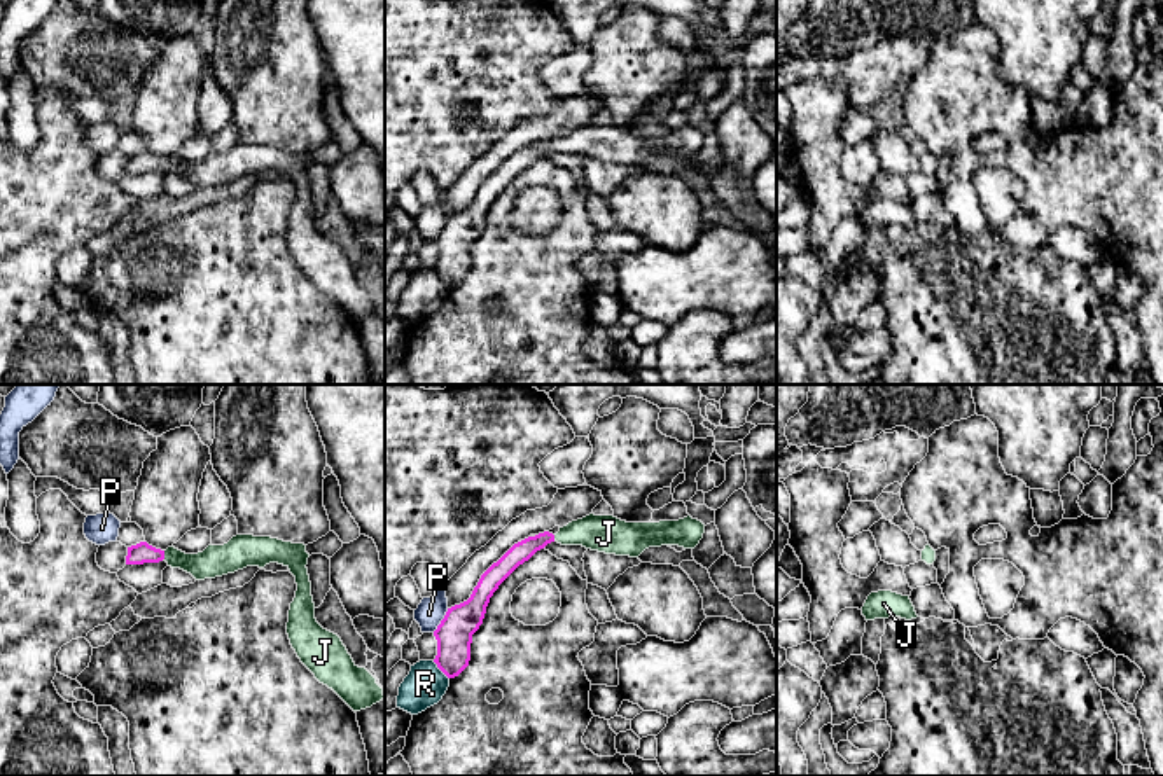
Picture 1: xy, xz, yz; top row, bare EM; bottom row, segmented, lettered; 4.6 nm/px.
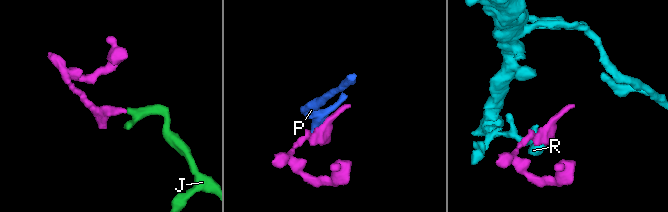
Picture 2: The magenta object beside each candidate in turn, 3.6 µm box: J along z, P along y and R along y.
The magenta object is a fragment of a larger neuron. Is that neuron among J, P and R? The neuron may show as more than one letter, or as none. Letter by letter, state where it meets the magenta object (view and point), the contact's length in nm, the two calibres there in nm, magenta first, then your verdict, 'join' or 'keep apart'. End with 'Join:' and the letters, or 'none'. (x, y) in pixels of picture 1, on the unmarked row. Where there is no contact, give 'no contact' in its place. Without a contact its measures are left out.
J: xy (163, 163) | 40 nm | 100/140 nm | join
P: xz (441, 229) | 130 nm | 170/130 nm | keep apart
R: xz (439, 277) | 120 nm | 170/190 nm | keep apart
Join: J

